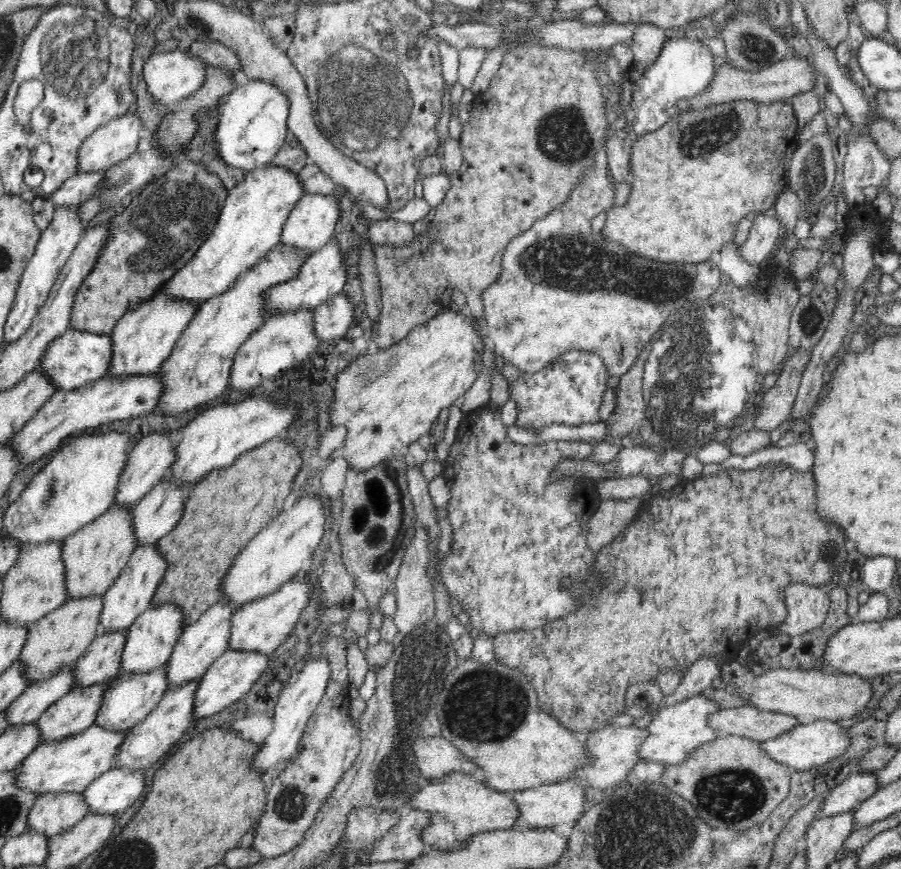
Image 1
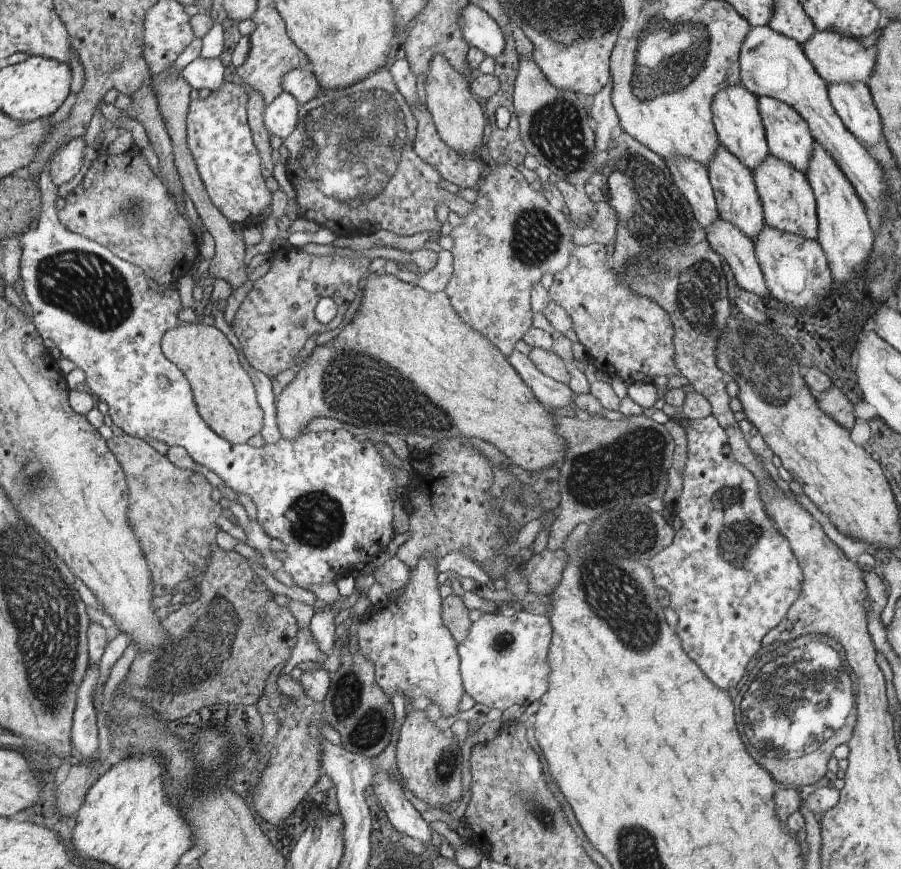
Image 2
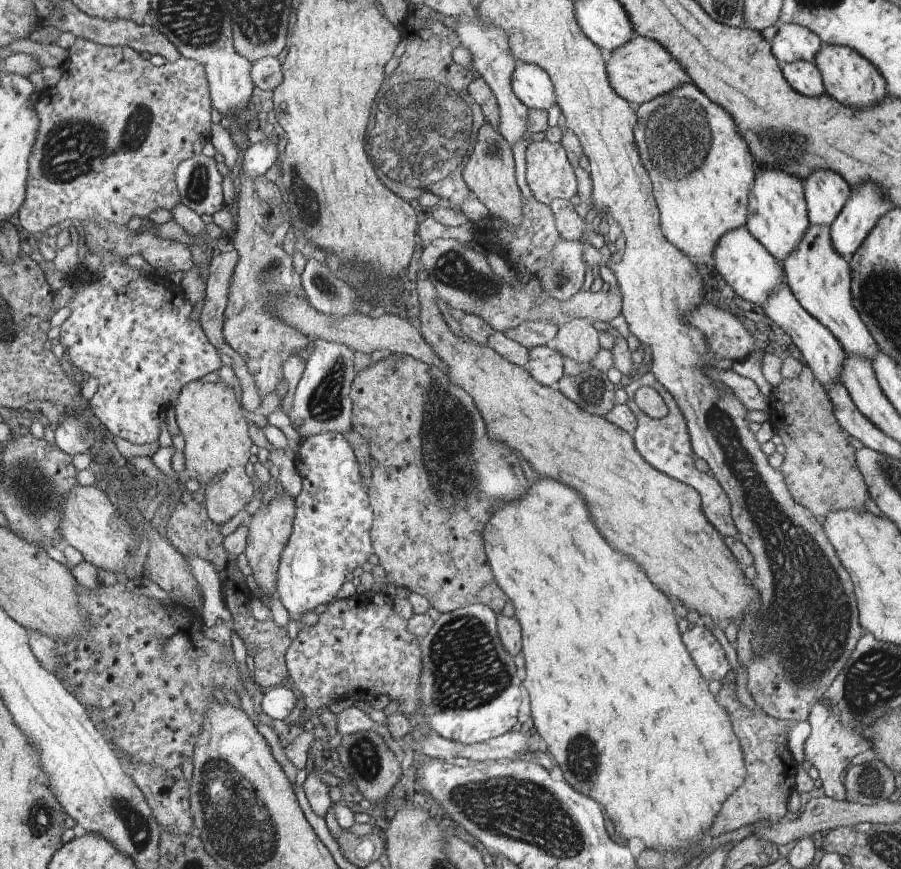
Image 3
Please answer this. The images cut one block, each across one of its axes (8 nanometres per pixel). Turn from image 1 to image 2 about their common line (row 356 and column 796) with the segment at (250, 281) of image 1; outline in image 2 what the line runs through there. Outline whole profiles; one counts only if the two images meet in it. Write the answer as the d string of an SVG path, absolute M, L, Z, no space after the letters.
M772 155L752 172L755 184L758 186L759 196L762 198L767 225L782 232L802 236L806 240L817 239L819 230L817 203L805 174L792 168L788 162Z

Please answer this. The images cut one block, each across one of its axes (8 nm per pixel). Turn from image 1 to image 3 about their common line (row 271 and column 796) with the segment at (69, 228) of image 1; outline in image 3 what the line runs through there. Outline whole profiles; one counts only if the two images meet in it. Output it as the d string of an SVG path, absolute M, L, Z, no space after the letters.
M800 24L778 25L778 32L772 40L771 52L780 56L782 62L808 60L814 63L816 52L822 47L822 42L810 28Z

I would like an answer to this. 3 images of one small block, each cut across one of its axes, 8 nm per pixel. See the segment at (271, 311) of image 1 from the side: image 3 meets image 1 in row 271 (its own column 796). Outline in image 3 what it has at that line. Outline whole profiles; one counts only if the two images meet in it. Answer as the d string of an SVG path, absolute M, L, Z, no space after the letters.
M784 276L784 283L780 284L778 290L772 292L766 302L762 304L762 310L764 310L766 316L792 338L792 342L802 352L806 364L812 369L816 380L820 382L822 387L840 381L845 354L840 341L836 340L836 337L823 324L820 324L819 320L816 320L802 308L799 299L792 292L792 288L788 286L786 276Z

